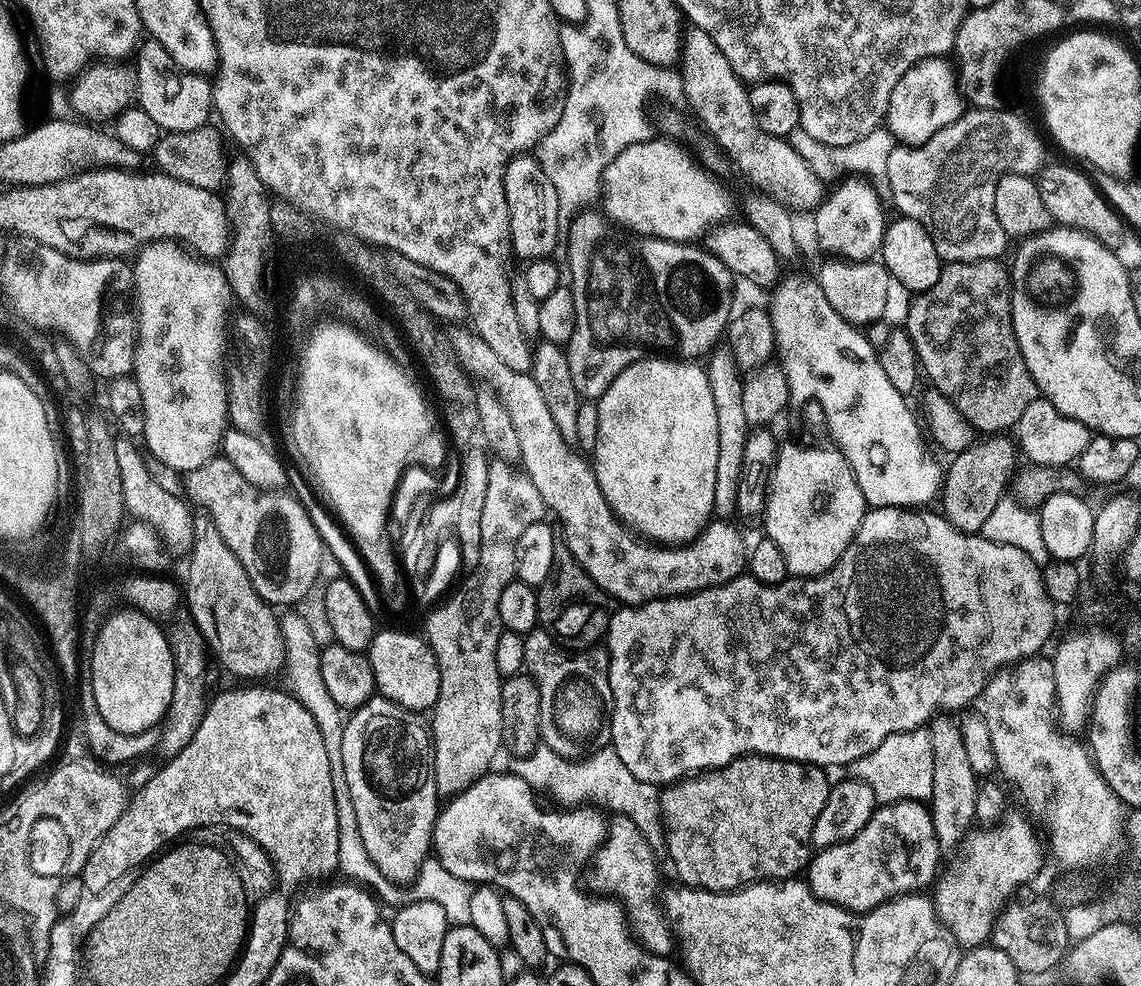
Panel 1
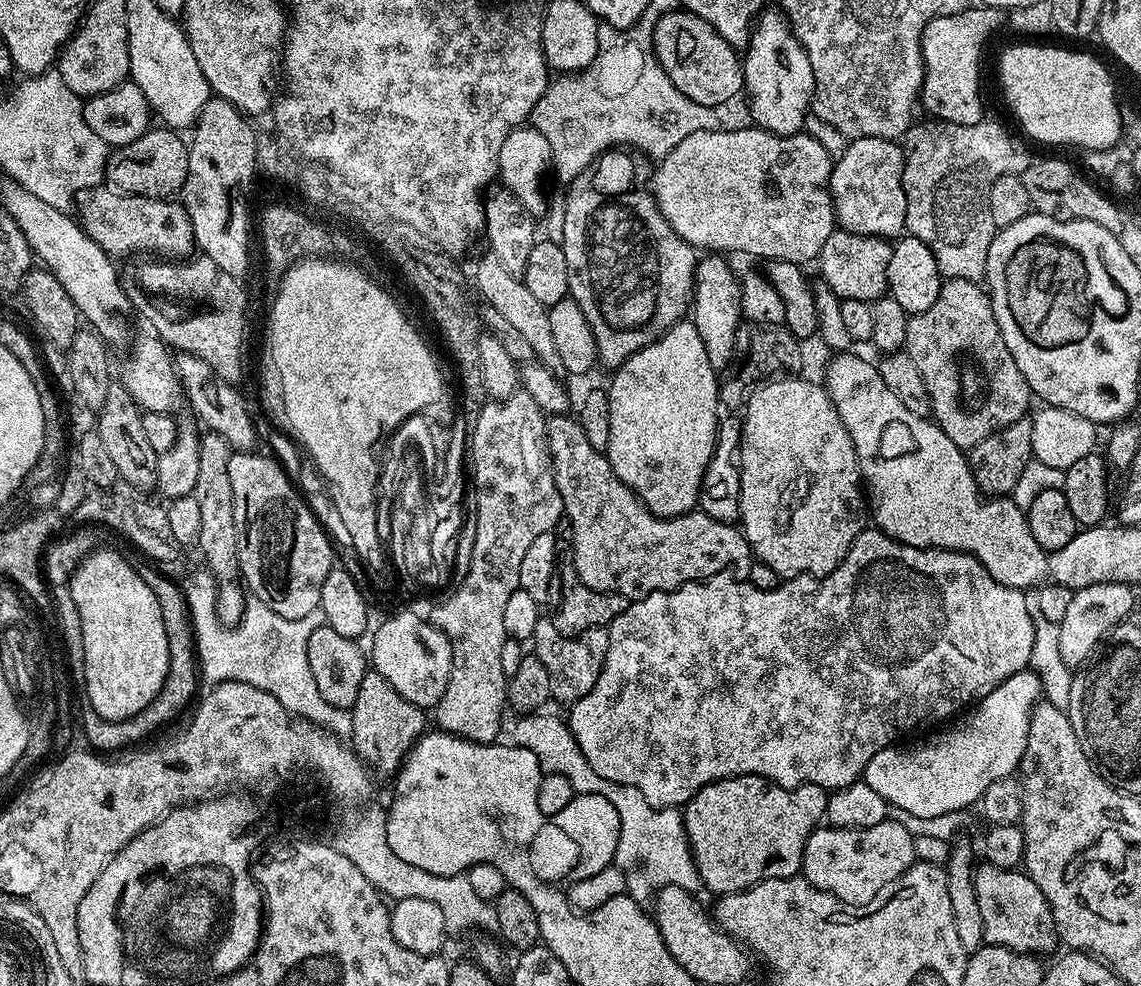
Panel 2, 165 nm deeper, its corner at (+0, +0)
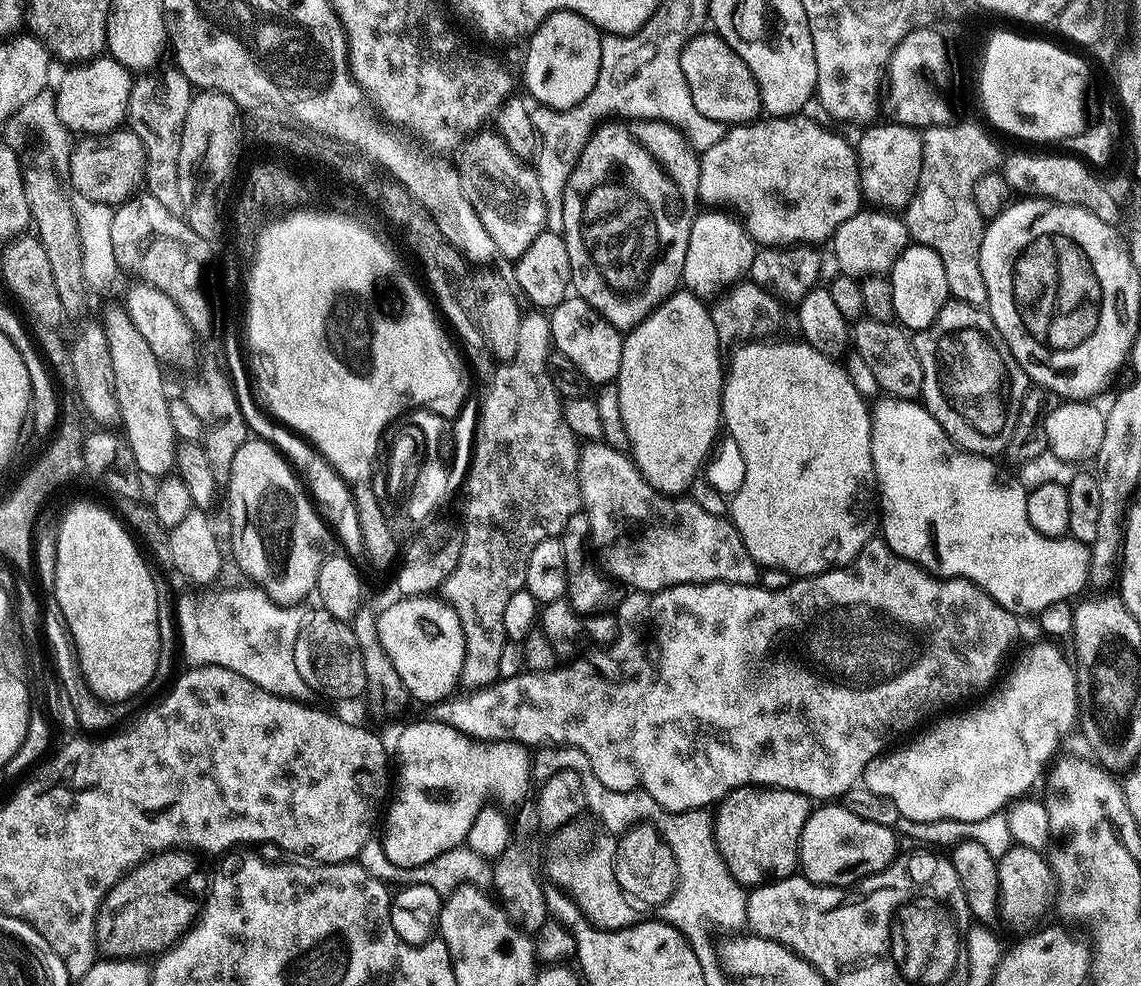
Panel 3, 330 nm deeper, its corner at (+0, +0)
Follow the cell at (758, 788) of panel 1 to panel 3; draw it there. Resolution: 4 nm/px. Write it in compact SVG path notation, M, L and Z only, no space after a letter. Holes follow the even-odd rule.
M733 790L728 793L727 797L720 801L718 805L718 815L714 820L716 830L716 845L722 854L722 858L726 862L726 866L730 870L730 874L734 874L734 878L739 884L745 886L759 886L769 883L771 880L784 880L788 876L793 875L794 866L800 862L800 831L802 826L806 826L806 818L810 811L810 804L807 799L800 797L796 792L786 792L783 790Z

